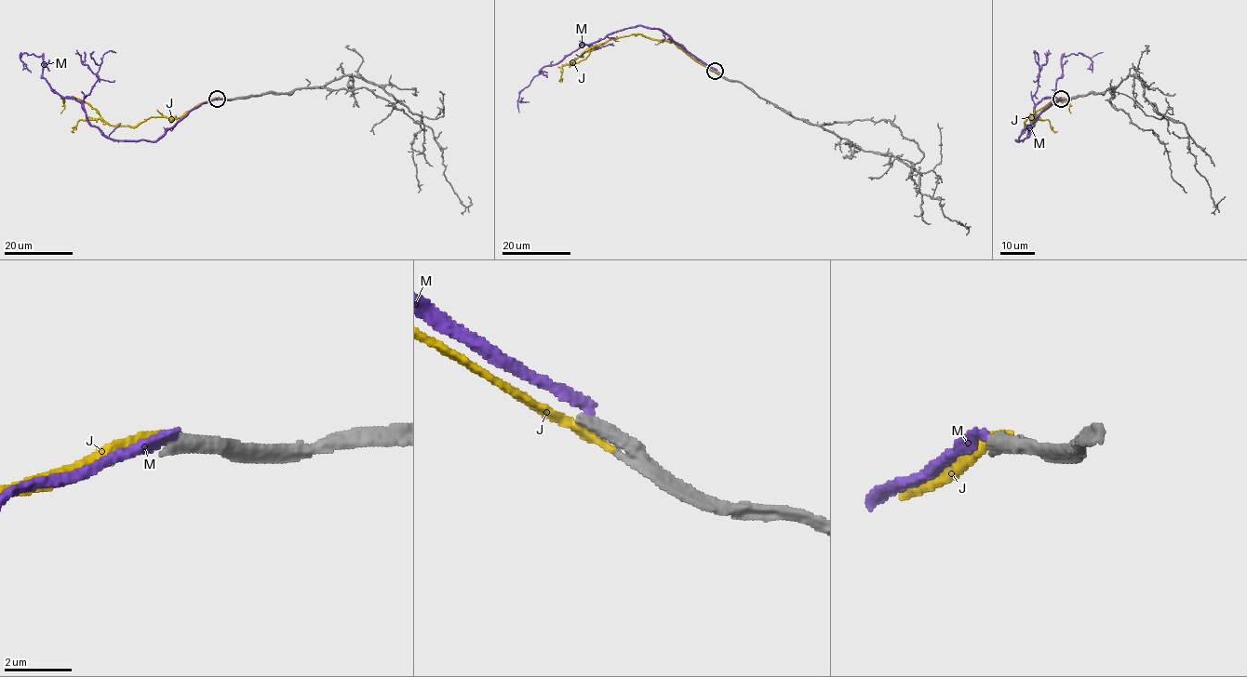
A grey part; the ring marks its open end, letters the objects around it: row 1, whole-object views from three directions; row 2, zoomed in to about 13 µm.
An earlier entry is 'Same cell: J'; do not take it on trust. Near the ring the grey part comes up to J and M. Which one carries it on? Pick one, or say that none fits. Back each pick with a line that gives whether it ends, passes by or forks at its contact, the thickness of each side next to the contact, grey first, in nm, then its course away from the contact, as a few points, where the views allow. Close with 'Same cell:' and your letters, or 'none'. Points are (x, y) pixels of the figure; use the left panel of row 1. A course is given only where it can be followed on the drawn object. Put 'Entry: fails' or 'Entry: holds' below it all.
Same cell: none
Entry: fails

